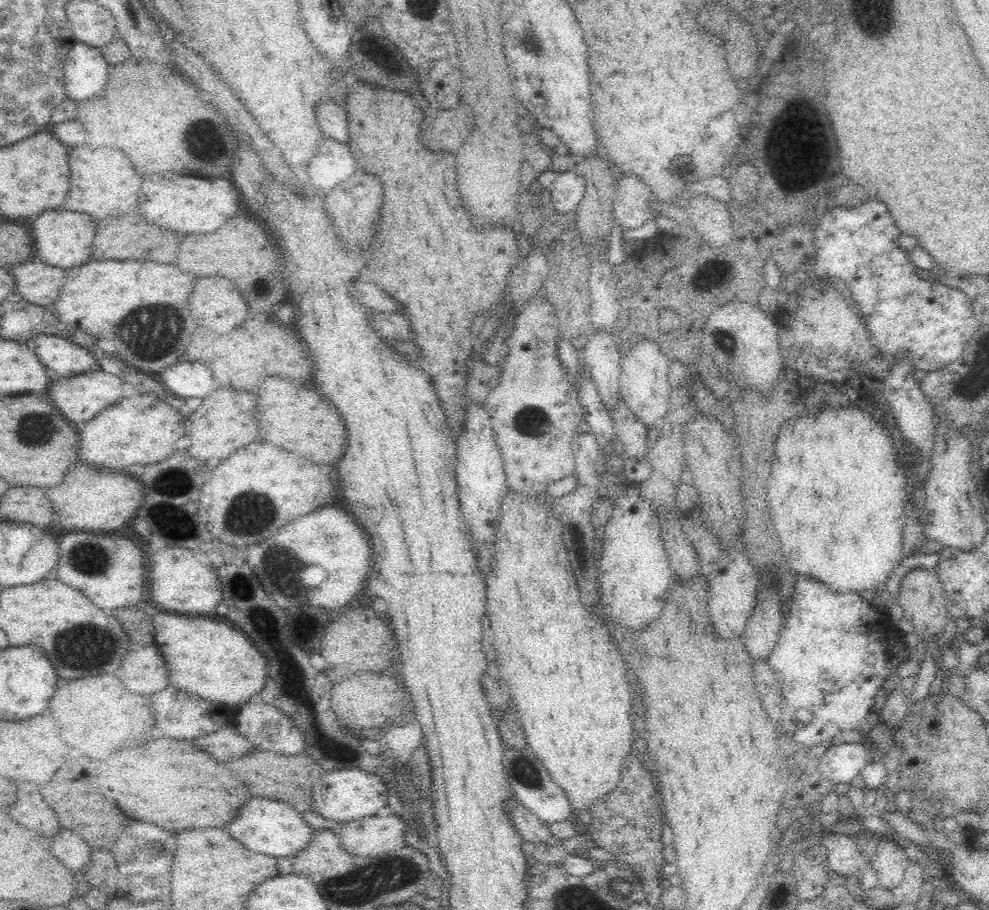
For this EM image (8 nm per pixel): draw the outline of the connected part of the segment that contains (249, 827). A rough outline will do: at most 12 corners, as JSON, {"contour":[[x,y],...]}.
{"contour":[[254,798],[226,826],[234,840],[266,856],[310,844],[302,813]]}

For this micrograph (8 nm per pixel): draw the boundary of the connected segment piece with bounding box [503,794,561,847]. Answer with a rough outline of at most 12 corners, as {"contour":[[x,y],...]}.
{"contour":[[512,794],[504,802],[523,840],[559,846],[548,825]]}

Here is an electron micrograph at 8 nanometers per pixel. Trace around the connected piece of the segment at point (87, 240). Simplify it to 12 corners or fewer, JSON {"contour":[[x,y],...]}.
{"contour":[[42,212],[32,222],[38,262],[64,270],[90,260],[90,216]]}

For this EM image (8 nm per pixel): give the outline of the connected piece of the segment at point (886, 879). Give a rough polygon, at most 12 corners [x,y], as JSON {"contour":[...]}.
{"contour":[[879,839],[870,861],[878,886],[900,886],[911,858],[894,841]]}

